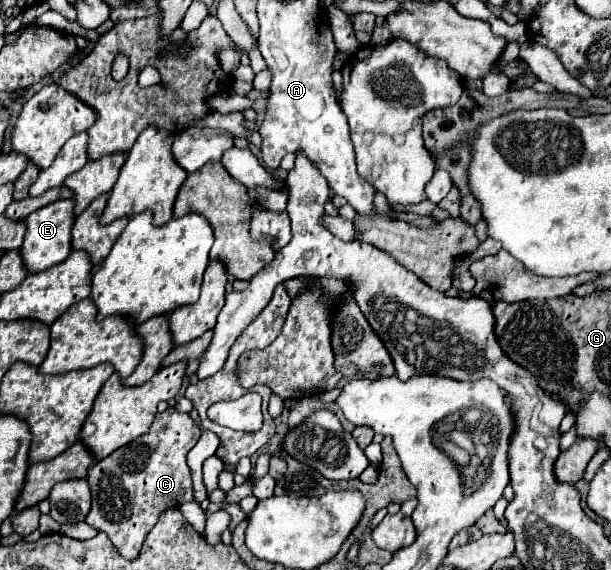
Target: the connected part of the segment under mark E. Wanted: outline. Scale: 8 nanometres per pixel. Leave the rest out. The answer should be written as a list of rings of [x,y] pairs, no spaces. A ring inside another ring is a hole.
[[[55,201],[43,209],[37,209],[29,213],[23,219],[27,231],[25,231],[25,241],[21,245],[21,257],[25,263],[27,273],[41,273],[69,257],[69,227],[73,227],[73,201]]]

